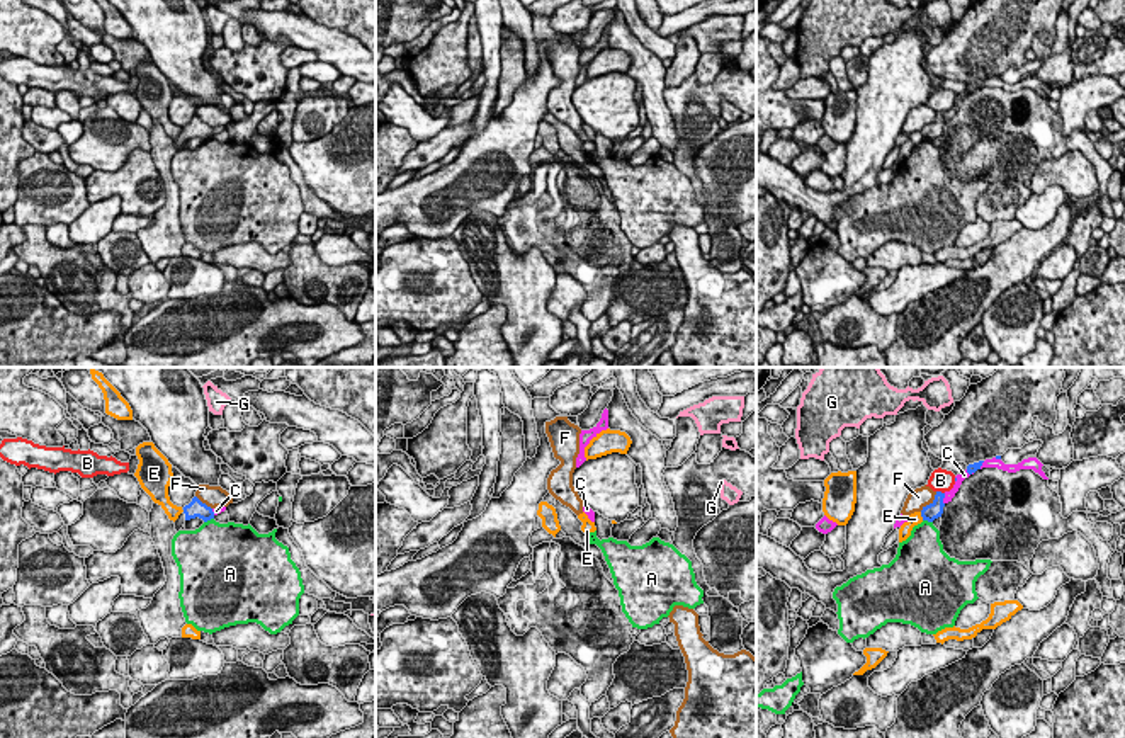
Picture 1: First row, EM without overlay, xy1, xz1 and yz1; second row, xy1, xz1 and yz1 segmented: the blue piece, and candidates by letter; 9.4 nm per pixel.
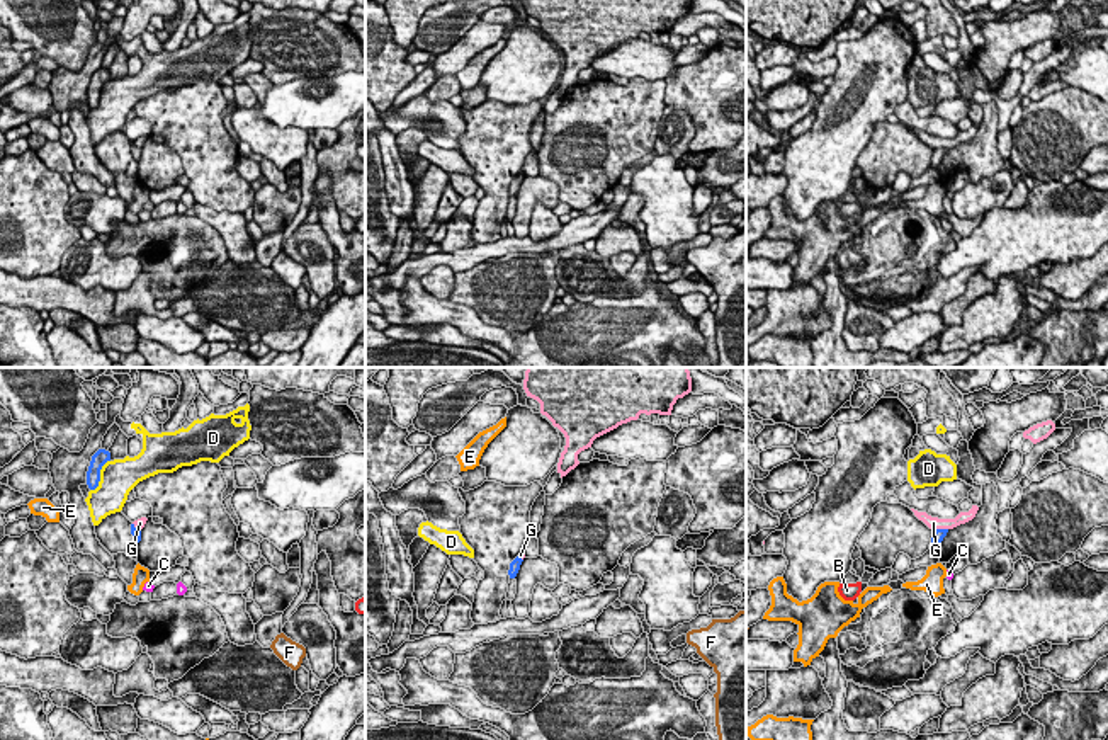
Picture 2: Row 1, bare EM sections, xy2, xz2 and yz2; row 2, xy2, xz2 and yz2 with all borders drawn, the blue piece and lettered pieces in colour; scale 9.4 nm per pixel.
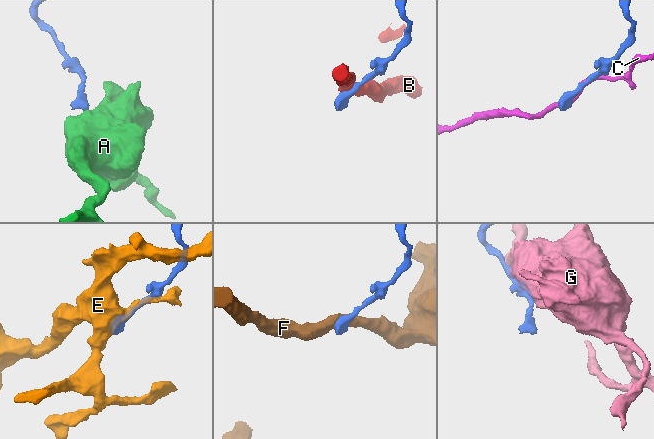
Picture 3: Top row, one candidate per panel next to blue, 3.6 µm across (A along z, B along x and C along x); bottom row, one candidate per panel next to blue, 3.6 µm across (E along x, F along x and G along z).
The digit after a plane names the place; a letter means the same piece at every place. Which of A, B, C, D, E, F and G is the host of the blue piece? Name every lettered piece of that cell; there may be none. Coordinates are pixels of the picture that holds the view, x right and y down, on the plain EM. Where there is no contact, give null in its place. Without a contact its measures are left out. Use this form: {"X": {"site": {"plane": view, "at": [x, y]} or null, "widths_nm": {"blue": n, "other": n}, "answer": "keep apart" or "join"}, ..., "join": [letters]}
{"A": {"site": {"plane": "xy1", "at": [208, 138]}, "widths_nm": {"blue": 160, "other": 440}, "answer": "keep apart"}, "B": {"site": {"plane": "yz1", "at": [940, 111]}, "widths_nm": {"blue": 160, "other": 220}, "answer": "keep apart"}, "C": {"site": {"plane": "yz1", "at": [944, 116]}, "widths_nm": {"blue": 160, "other": 90}, "answer": "keep apart"}, "D": {"site": {"plane": "xy2", "at": [99, 96]}, "widths_nm": {"blue": 140, "other": 340}, "answer": "keep apart"}, "E": {"site": {"plane": "yz1", "at": [921, 135]}, "widths_nm": {"blue": 160, "other": 120}, "answer": "keep apart"}, "F": {"site": {"plane": "yz1", "at": [930, 123]}, "widths_nm": {"blue": 160, "other": 190}, "answer": "keep apart"}, "G": {"site": {"plane": "yz2", "at": [940, 148]}, "widths_nm": {"blue": 120, "other": 130}, "answer": "keep apart"}, "join": []}

